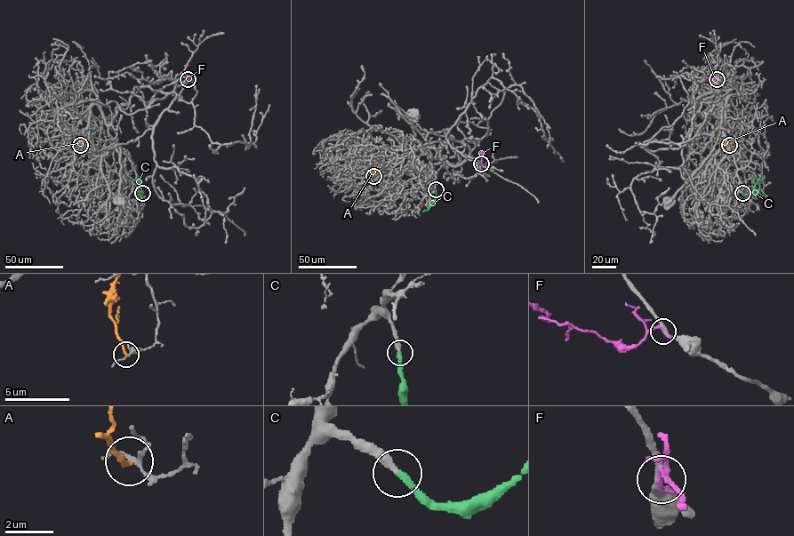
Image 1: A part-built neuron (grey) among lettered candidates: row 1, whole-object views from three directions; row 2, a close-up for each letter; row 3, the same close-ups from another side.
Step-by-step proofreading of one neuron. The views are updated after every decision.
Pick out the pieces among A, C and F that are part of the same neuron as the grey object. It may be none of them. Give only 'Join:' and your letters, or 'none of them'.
Join: C

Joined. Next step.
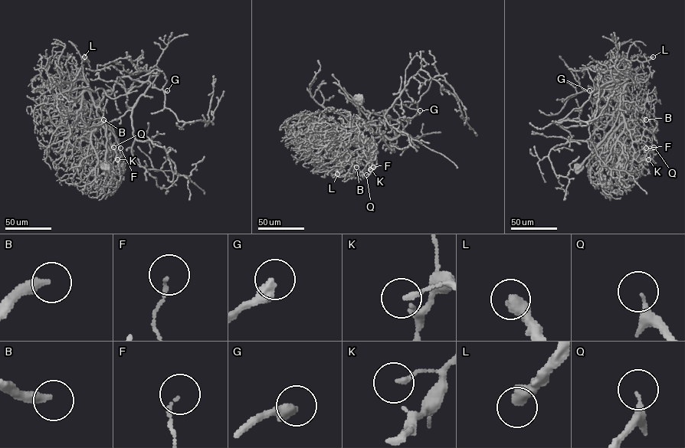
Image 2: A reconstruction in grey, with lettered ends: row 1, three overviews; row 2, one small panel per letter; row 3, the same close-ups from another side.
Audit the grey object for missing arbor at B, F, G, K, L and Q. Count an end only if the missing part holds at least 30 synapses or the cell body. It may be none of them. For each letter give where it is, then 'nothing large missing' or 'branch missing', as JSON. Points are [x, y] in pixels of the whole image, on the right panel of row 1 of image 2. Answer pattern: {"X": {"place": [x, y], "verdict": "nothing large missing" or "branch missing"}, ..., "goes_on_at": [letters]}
{"B": {"place": [646, 119], "verdict": "branch missing"}, "F": {"place": [646, 148], "verdict": "nothing large missing"}, "G": {"place": [589, 90], "verdict": "branch missing"}, "K": {"place": [648, 159], "verdict": "nothing large missing"}, "L": {"place": [653, 57], "verdict": "branch missing"}, "Q": {"place": [653, 147], "verdict": "nothing large missing"}, "goes_on_at": ["B", "G", "L"]}

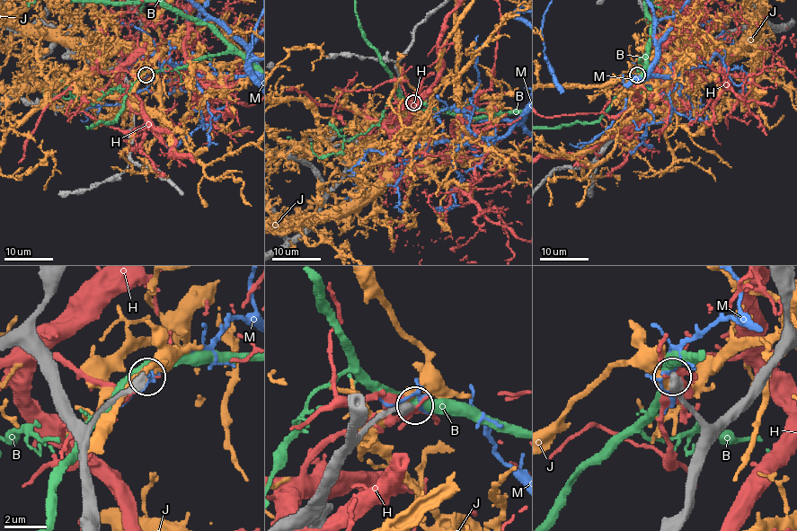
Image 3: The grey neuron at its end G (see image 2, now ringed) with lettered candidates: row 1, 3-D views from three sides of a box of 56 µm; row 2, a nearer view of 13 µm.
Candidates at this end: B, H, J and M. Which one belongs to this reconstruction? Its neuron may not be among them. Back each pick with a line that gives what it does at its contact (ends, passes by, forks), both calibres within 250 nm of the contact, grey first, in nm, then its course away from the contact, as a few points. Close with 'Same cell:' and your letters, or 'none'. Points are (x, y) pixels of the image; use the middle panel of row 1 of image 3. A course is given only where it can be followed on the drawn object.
Same cell: none

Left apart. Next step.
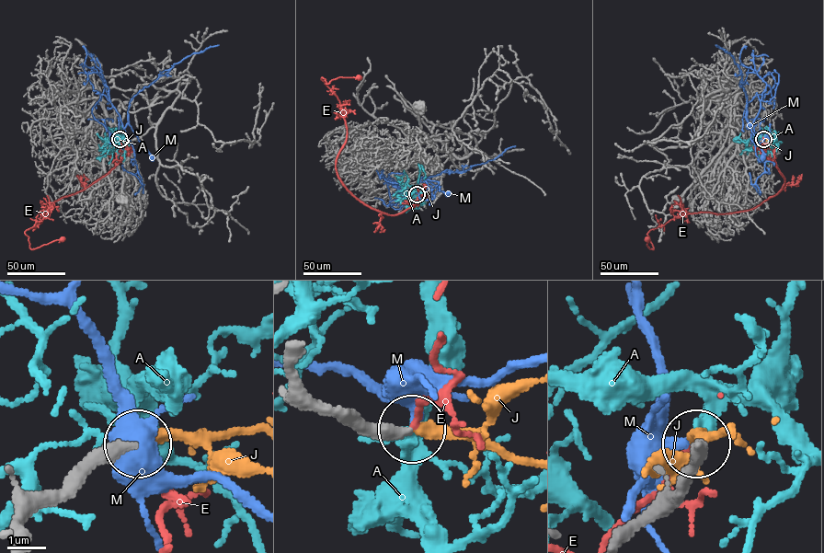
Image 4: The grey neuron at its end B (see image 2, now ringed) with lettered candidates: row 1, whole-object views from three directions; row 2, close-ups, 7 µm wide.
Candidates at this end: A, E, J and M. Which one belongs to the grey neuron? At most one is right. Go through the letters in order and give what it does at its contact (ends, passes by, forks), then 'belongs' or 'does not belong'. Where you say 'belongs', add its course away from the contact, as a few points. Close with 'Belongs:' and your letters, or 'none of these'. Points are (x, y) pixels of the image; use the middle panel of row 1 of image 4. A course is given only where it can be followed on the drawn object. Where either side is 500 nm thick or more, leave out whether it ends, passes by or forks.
A: it passes by | does not belong
E: it ends | does not belong
J: it ends | belongs
M: it ends | does not belong
Belongs: J

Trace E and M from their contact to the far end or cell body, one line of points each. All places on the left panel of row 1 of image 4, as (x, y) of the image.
E: (120, 139), (127, 152), (116, 166), (80, 190), (40, 211), (50, 212), (25, 232), (31, 249), (62, 238)
M: (120, 139), (131, 144), (124, 129), (128, 123), (152, 157)

